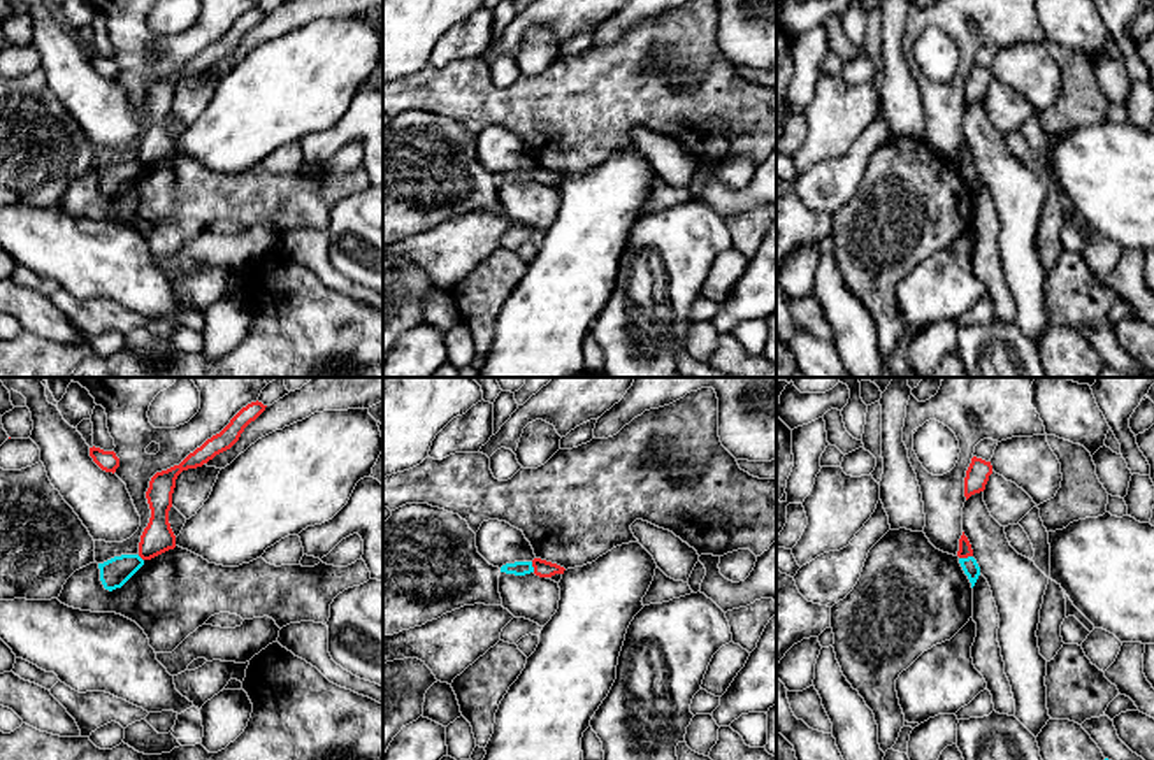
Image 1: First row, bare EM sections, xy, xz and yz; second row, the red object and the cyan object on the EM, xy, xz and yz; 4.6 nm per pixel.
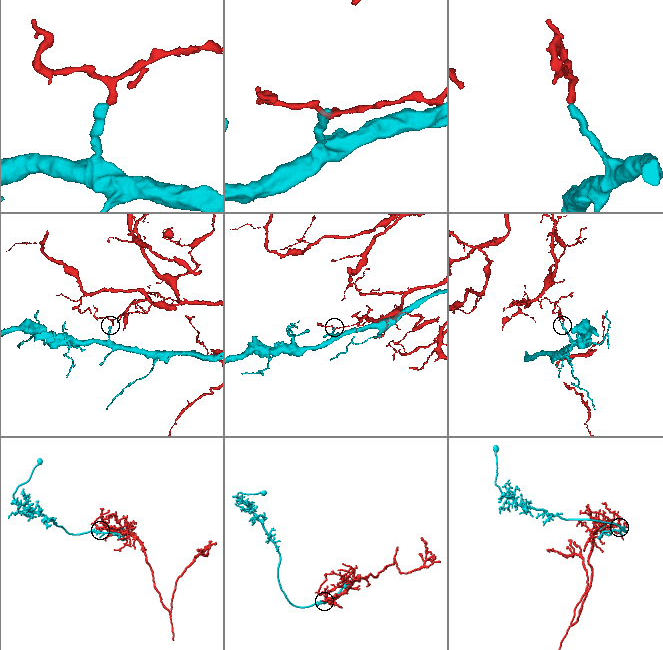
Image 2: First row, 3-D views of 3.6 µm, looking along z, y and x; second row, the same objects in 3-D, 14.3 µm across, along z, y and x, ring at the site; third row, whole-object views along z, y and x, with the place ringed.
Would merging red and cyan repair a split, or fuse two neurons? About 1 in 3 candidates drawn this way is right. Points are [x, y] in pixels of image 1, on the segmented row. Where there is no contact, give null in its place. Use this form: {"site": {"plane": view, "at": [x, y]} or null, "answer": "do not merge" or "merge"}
{"site": {"plane": "yz", "at": [965, 557]}, "answer": "do not merge"}

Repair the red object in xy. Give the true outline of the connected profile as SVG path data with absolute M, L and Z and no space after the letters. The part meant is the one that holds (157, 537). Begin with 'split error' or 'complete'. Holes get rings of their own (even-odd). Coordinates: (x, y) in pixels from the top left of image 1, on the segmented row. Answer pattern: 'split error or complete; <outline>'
complete; M251 402L242 407L230 423L216 435L207 439L200 448L190 453L179 465L156 472L146 491L146 498L151 509L151 518L144 528L139 542L139 556L151 560L169 549L176 548L176 535L169 523L169 511L172 507L172 493L176 479L183 470L197 469L213 460L216 455L230 449L244 432L244 428L255 421L267 405L262 402Z

